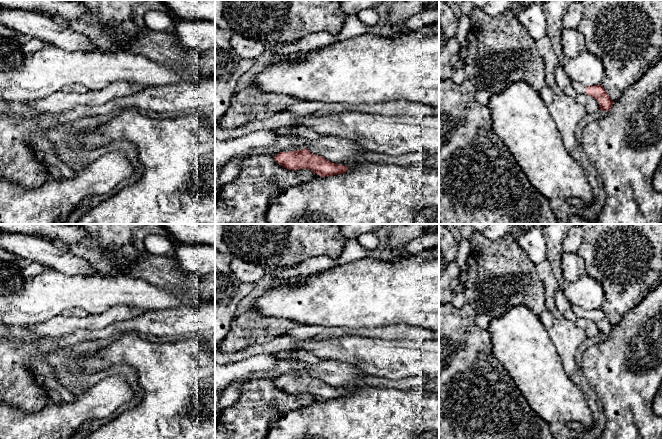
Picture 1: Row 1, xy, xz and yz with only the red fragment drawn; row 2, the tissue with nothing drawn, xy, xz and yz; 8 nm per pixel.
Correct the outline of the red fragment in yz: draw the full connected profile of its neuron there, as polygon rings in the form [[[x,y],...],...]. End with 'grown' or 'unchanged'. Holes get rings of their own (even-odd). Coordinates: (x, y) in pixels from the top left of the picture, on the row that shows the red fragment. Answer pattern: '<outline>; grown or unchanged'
[[[572,80],[572,86],[578,94],[586,94],[594,97],[599,103],[600,110],[608,112],[612,108],[613,101],[602,85],[584,86]]]; grown

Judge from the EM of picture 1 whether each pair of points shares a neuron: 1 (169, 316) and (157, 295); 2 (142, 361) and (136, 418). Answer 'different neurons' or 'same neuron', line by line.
1: different neurons
2: same neuron

